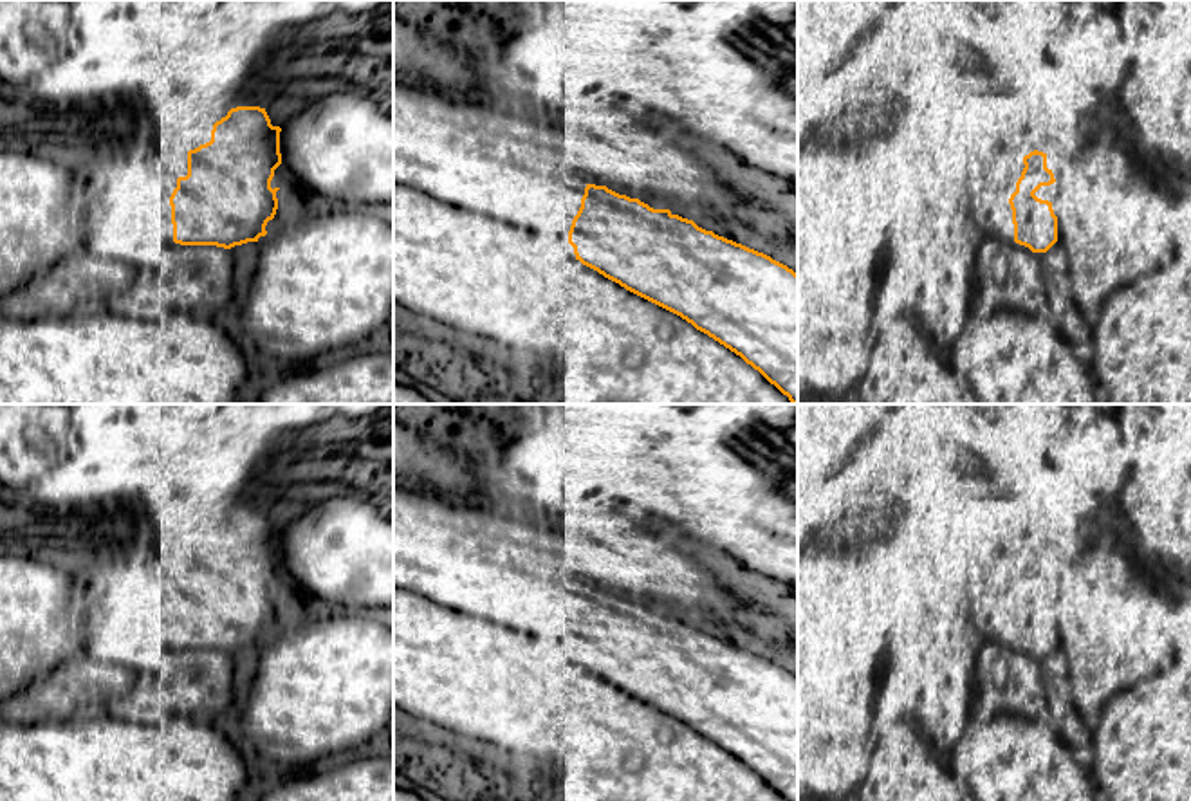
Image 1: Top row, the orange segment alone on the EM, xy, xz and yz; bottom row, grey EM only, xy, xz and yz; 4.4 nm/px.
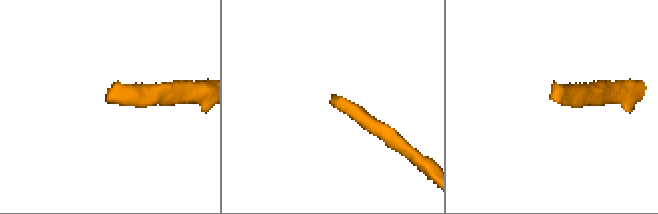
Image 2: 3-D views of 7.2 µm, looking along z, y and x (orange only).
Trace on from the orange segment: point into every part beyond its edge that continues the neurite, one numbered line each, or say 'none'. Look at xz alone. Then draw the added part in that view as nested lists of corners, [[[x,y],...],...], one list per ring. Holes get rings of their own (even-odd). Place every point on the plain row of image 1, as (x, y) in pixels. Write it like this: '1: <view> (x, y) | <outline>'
none

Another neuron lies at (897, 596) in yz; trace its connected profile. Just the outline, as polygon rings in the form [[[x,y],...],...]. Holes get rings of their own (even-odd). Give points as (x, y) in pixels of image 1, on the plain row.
[[[890,585],[886,588],[886,606],[890,612],[900,612],[911,594],[913,586],[911,585]]]

